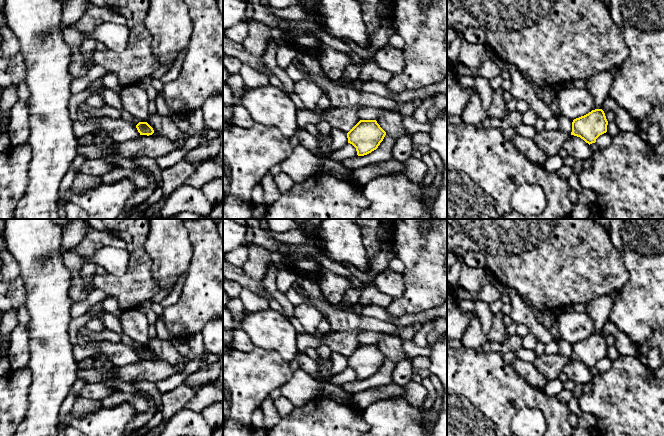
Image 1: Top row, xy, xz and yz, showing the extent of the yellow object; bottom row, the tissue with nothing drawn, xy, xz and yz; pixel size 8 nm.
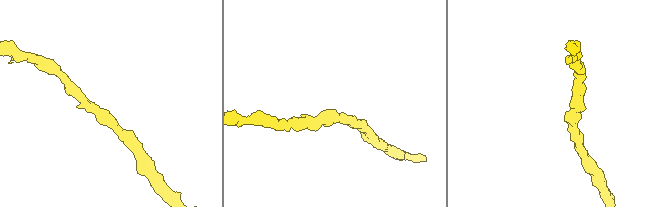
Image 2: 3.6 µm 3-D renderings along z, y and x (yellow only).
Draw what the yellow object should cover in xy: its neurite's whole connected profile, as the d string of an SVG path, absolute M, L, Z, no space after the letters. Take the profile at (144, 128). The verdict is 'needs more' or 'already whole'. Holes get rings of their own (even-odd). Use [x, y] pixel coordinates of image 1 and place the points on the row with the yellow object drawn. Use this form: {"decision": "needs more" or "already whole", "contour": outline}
{"decision": "already whole", "contour": "M139 122L136 128L140 135L152 135L154 133L153 128L147 122Z"}

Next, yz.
{"decision": "already whole", "contour": "M595 109L572 122L571 135L580 137L589 145L607 132L608 121L602 109Z"}

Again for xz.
{"decision": "already whole", "contour": "M360 120L348 133L348 143L352 144L358 156L364 156L376 150L383 141L386 132L376 120Z"}

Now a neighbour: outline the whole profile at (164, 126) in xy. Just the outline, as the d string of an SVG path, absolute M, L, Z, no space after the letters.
M158 113L149 114L146 122L155 130L155 132L175 143L179 148L183 148L186 139L172 120L171 116L163 116Z

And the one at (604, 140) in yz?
M606 132L597 138L595 143L599 148L606 148L611 144L612 138L613 137Z

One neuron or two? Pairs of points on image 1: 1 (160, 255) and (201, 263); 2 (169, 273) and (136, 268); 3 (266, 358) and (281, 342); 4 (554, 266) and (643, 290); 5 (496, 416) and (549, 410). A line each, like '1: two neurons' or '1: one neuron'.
1: two neurons
2: two neurons
3: two neurons
4: two neurons
5: one neuron

